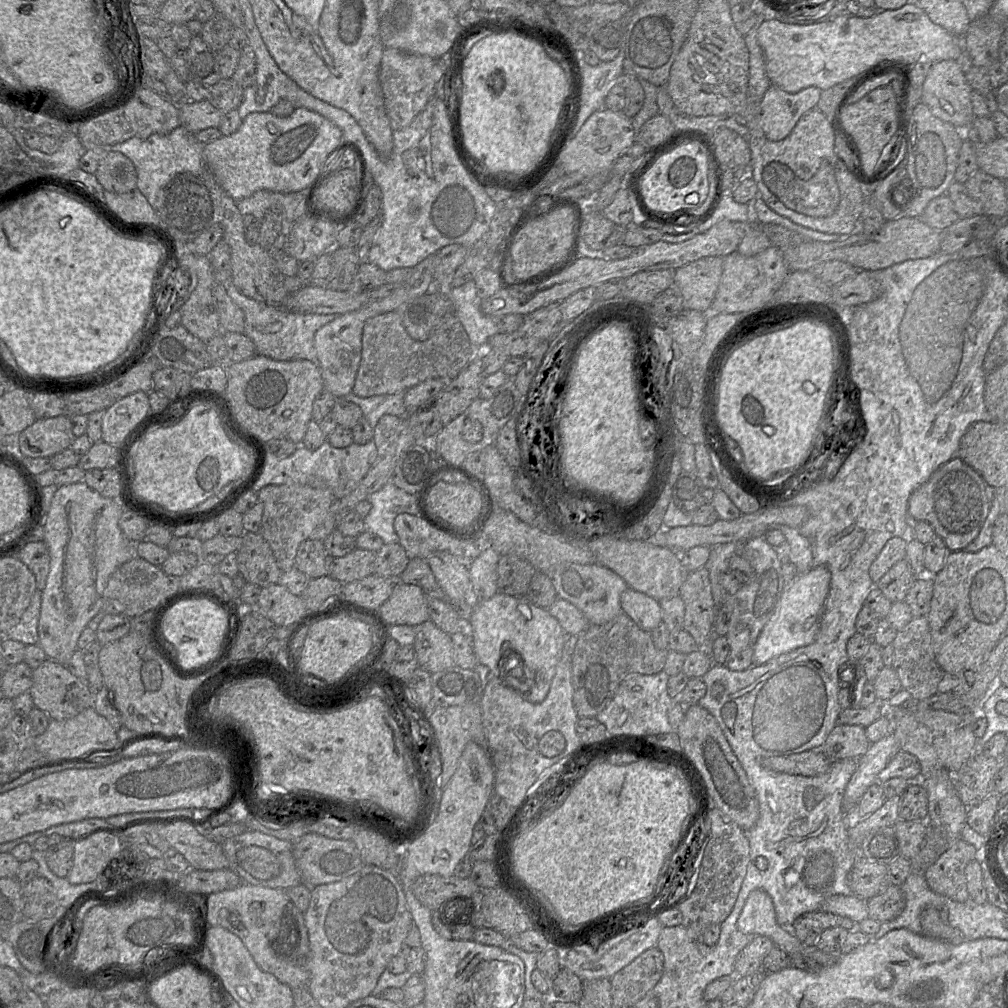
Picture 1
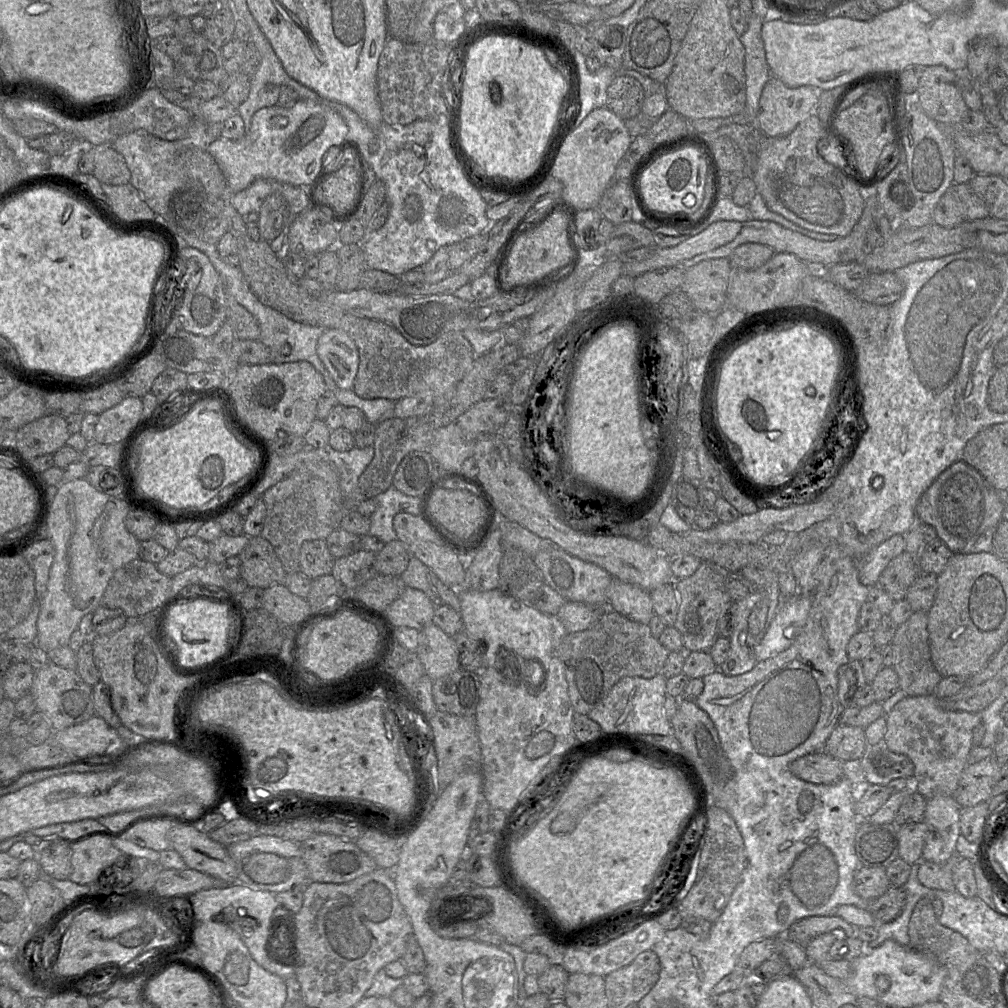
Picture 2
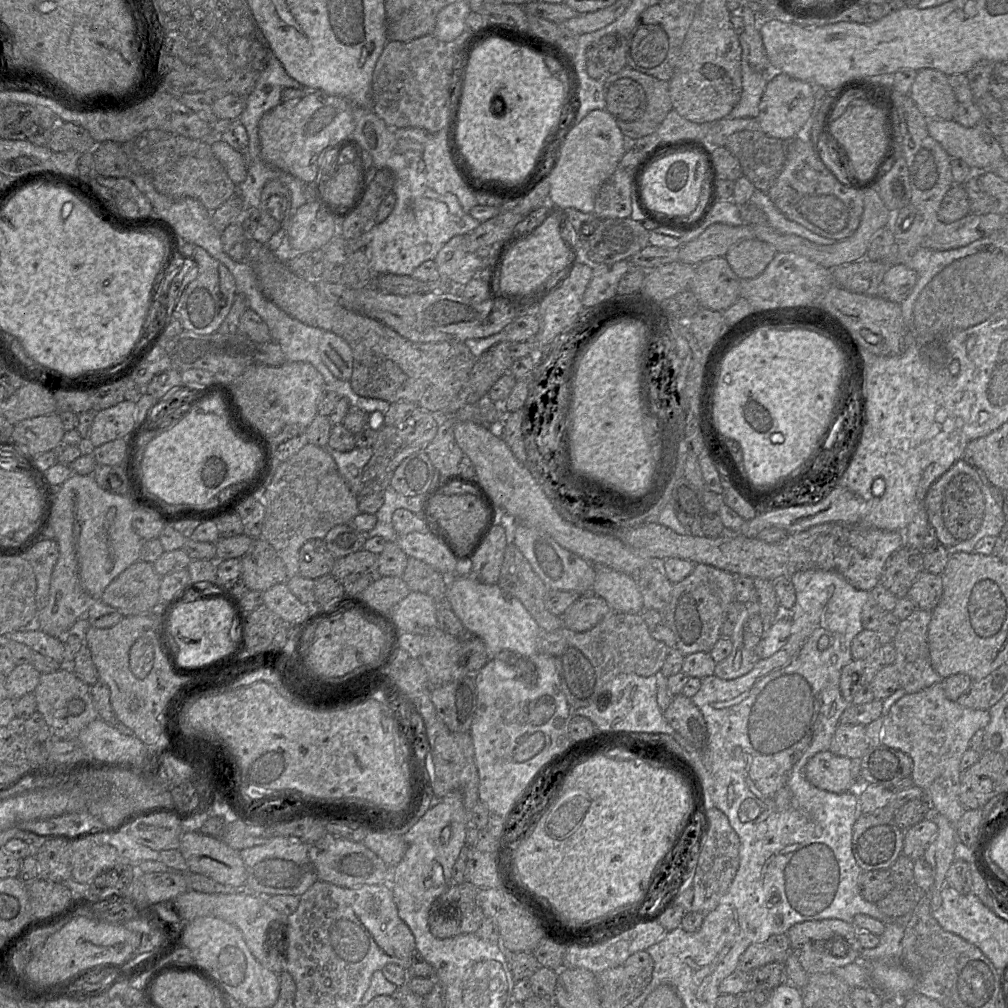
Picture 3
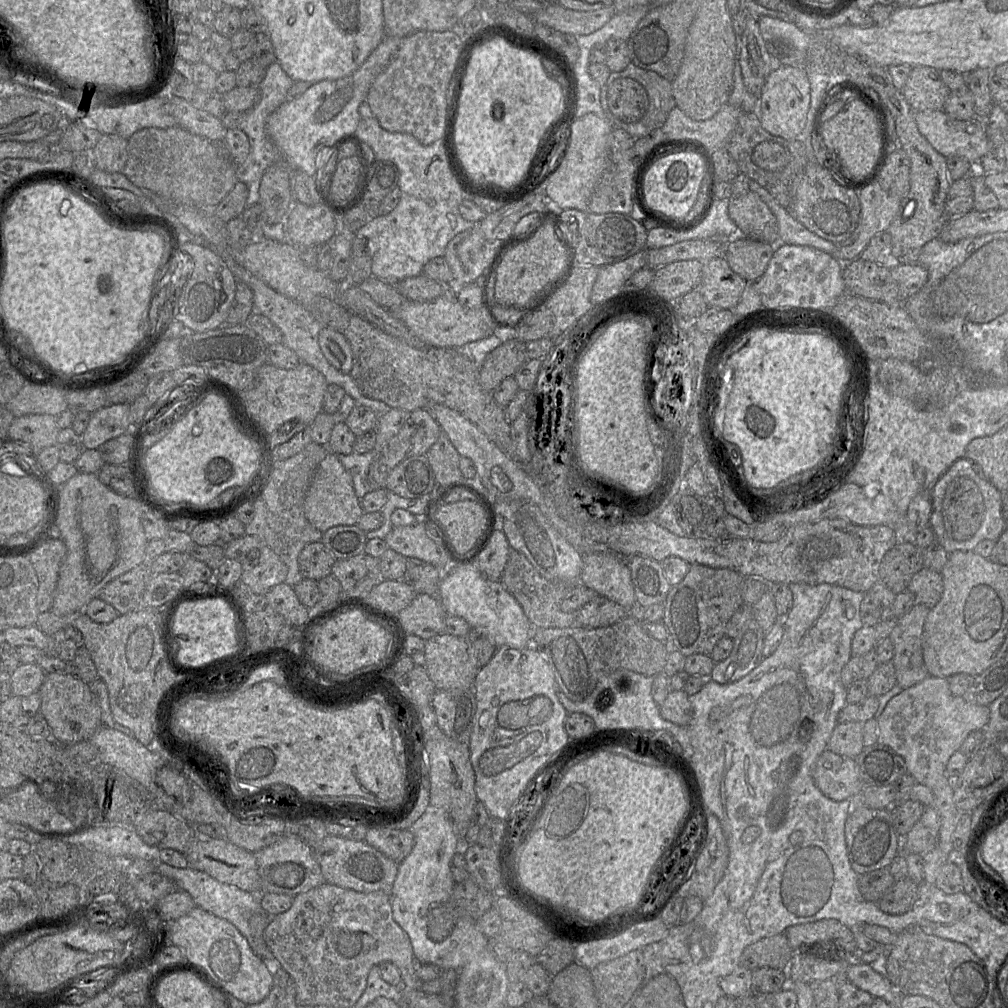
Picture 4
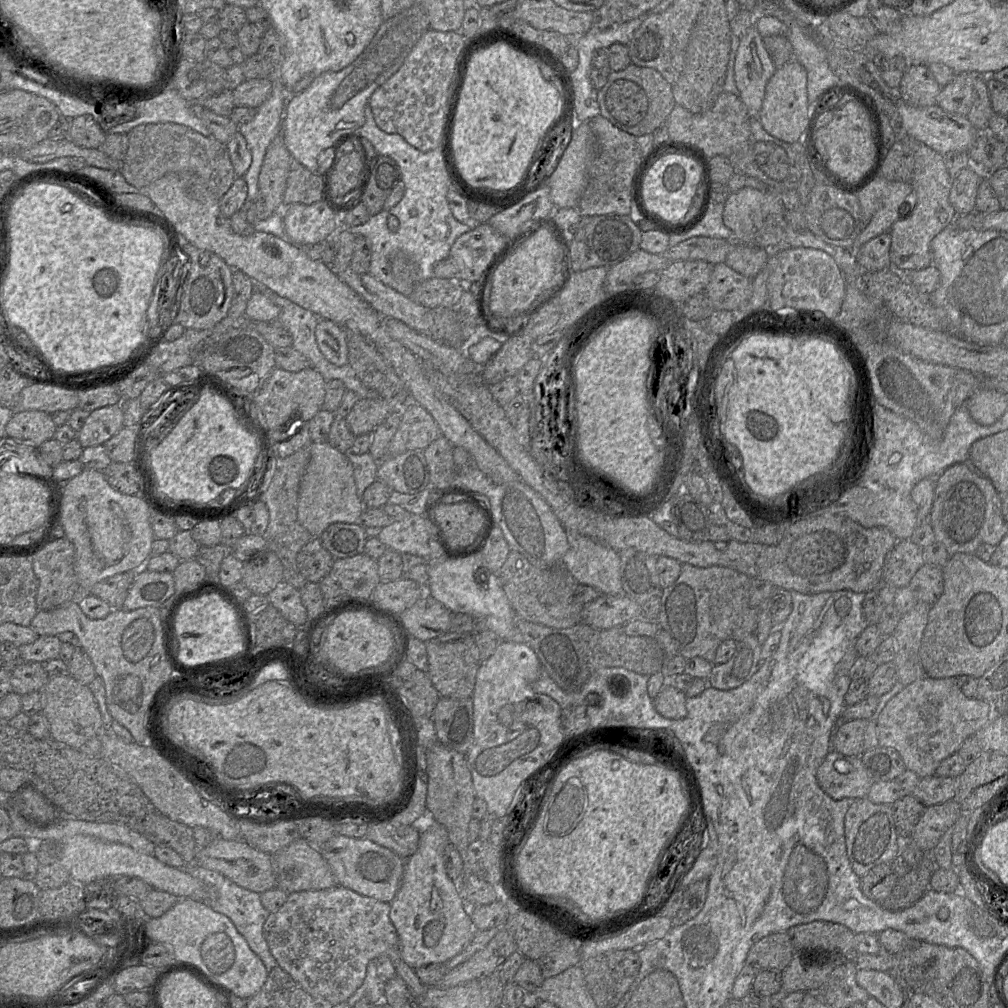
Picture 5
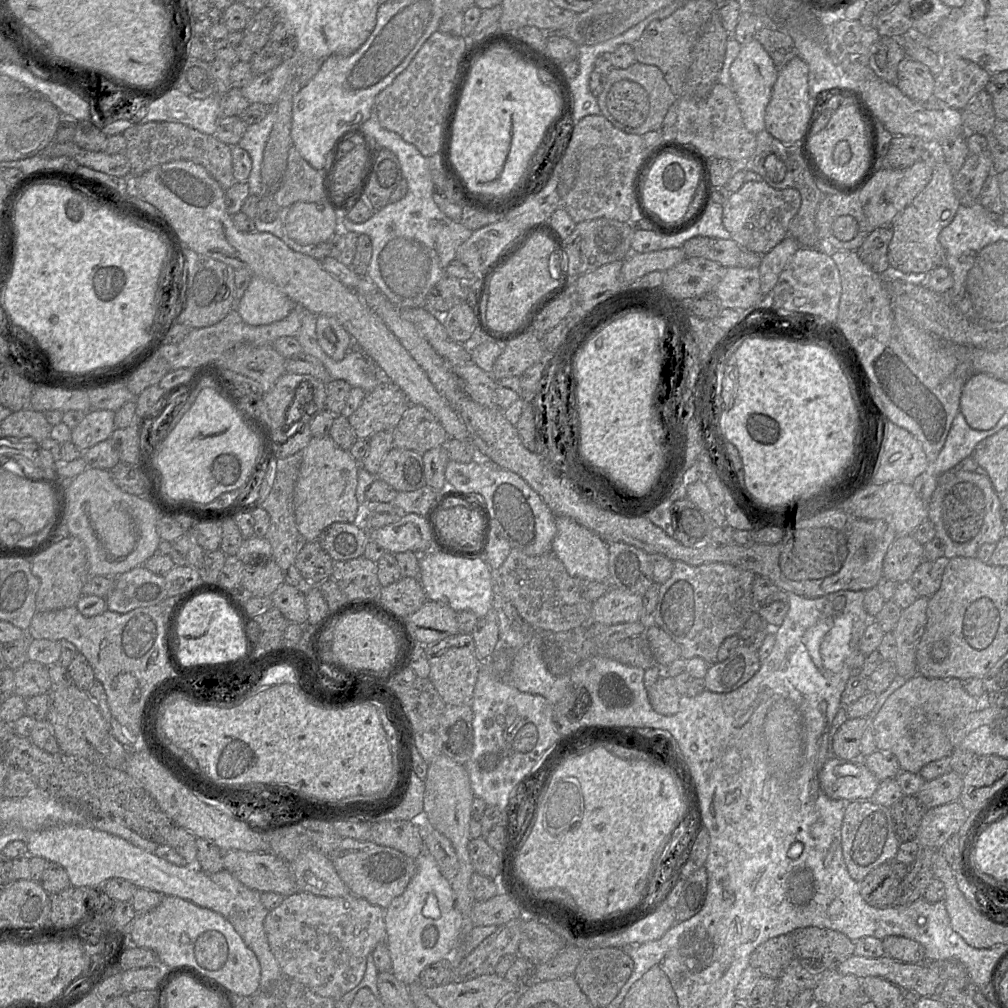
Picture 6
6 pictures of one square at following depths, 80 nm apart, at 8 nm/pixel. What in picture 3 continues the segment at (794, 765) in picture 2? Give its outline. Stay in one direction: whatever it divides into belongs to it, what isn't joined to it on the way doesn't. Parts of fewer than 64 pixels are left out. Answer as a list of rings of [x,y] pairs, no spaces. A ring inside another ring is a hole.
[[[829,750],[818,752],[809,759],[805,776],[818,789],[836,794],[852,791],[858,783],[856,763]]]

